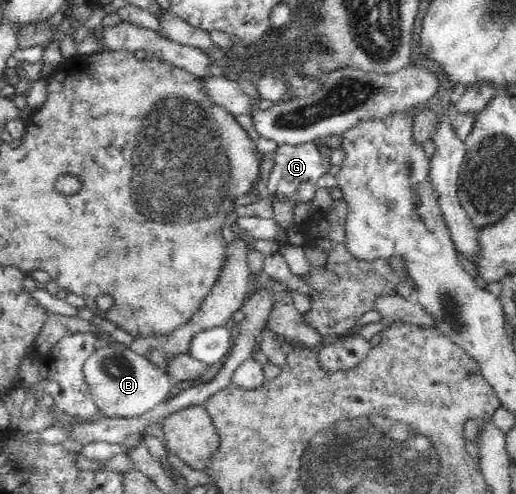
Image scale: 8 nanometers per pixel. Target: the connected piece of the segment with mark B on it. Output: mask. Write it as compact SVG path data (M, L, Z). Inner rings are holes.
M120 344L118 348L112 348L108 345L97 348L92 356L84 362L83 372L100 414L106 417L139 417L163 403L170 396L170 390L172 390L172 378L168 373L152 364L152 361L130 350L124 344Z

